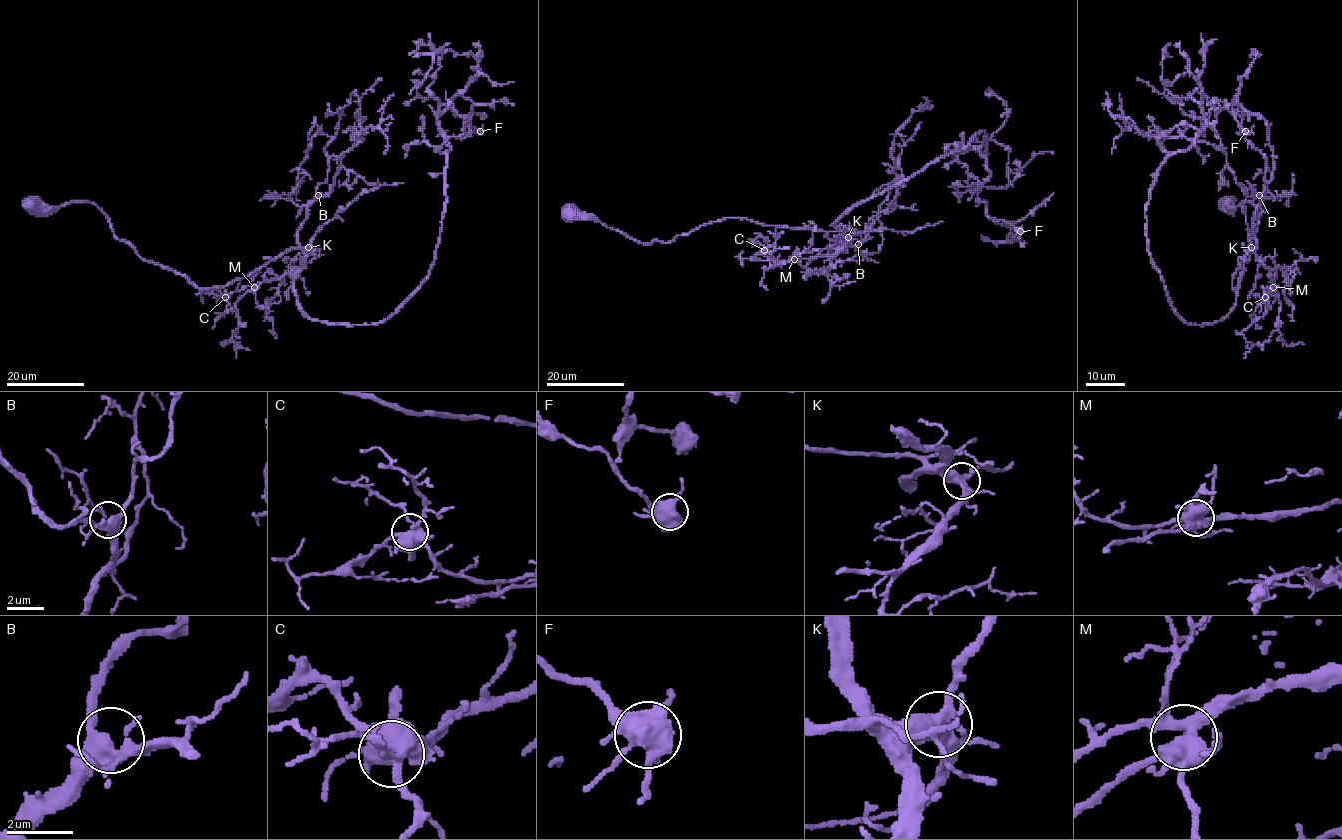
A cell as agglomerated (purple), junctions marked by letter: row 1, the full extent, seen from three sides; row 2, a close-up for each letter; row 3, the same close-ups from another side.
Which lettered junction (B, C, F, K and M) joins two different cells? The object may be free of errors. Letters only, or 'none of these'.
none of these

